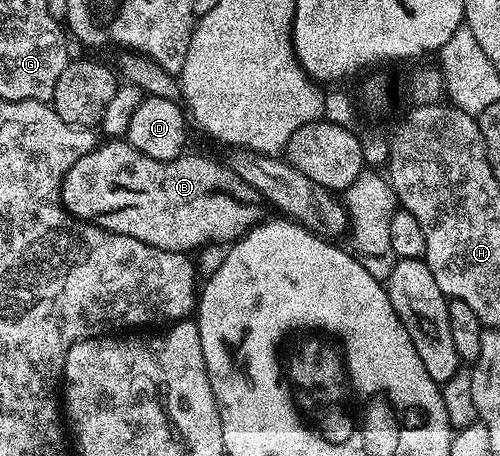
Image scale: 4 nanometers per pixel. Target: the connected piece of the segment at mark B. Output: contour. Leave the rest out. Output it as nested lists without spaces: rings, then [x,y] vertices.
[[[125,140],[103,141],[95,146],[93,150],[89,150],[84,156],[80,156],[80,160],[76,160],[76,164],[72,164],[70,171],[64,176],[62,181],[62,207],[80,222],[89,222],[91,226],[98,226],[101,230],[111,230],[114,234],[120,236],[132,236],[136,240],[144,240],[146,244],[152,244],[161,250],[190,252],[193,246],[198,246],[201,242],[208,241],[209,238],[215,238],[218,242],[226,242],[225,244],[233,243],[241,238],[250,227],[258,225],[260,221],[260,215],[258,215],[260,195],[239,174],[235,174],[229,165],[224,166],[216,159],[205,158],[202,154],[190,153],[183,153],[182,157],[174,158],[171,162],[161,162],[160,160],[152,160],[152,156],[144,156],[136,148],[132,148],[130,143]]]

